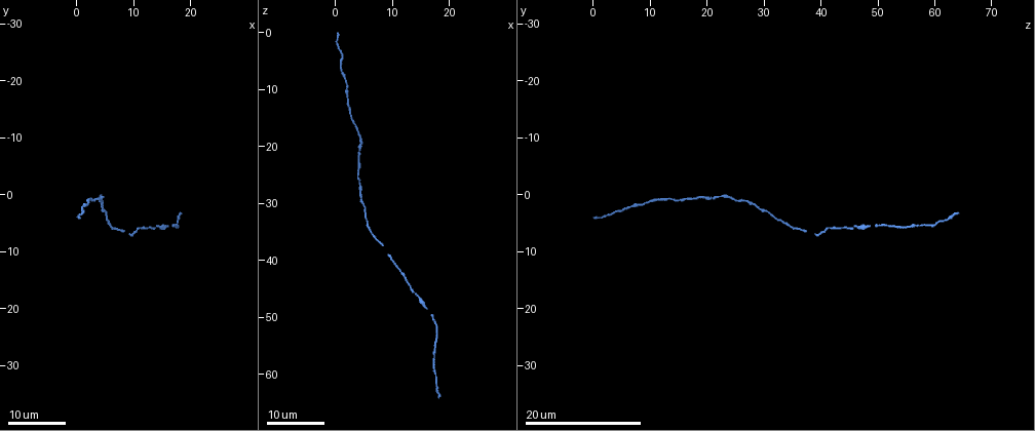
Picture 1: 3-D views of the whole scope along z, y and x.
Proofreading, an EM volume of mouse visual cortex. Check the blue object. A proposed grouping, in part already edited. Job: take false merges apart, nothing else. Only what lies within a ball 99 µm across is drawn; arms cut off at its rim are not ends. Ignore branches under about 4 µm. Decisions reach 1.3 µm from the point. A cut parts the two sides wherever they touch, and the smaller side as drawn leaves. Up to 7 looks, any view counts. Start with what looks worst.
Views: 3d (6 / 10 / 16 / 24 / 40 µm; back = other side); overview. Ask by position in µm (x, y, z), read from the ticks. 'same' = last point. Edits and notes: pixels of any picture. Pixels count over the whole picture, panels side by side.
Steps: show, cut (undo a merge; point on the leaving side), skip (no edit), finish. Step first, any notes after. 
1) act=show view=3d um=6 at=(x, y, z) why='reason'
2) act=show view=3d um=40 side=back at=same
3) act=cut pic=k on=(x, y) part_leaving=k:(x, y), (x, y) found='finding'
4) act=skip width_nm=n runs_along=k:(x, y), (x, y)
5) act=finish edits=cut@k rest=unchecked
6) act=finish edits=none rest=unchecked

act=show view=3d um=24 at=(16.0, 6.0, 48.0) why='calibre changes'

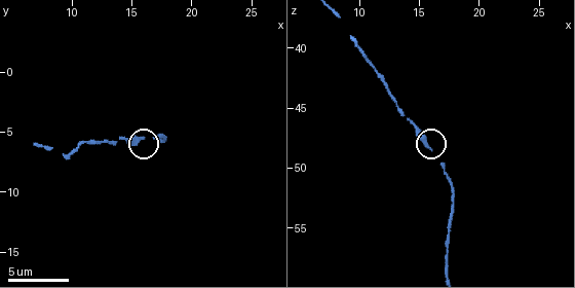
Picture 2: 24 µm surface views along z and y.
act=show view=3d um=6 at=(15.6, 5.8, 48.0)

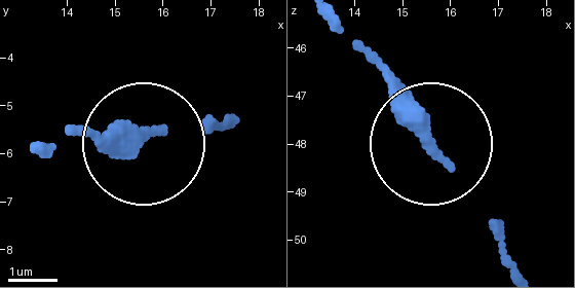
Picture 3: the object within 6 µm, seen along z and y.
act=skip runs_along=3:(46, 148), (226, 123) found='one cell here'

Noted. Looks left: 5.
act=show view=3d um=24 at=(17.5, 5.5, 57.5) why='narrows sharply'

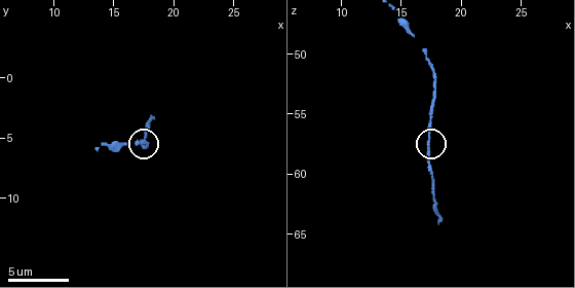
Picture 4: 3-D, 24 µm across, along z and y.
act=show view=3d um=10 at=same

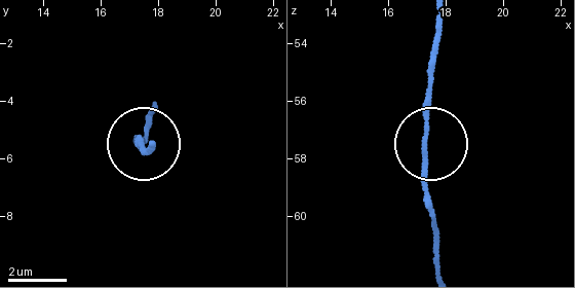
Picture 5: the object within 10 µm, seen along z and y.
act=show view=3d um=6 at=same

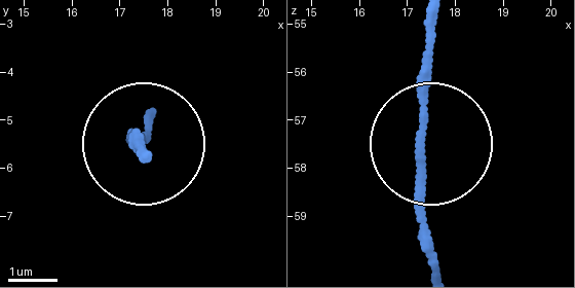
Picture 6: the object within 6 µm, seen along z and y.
act=skip runs_along=6:(438, 26), (426, 63), (434, 267) found='one cell here'

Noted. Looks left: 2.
act=show view=3d um=16 at=(5.5, 4.5, 33.0)

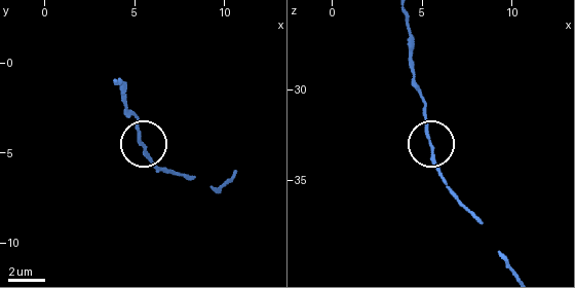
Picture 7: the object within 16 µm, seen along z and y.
act=show view=3d um=6 at=(5.5, 4.7, 33.0)

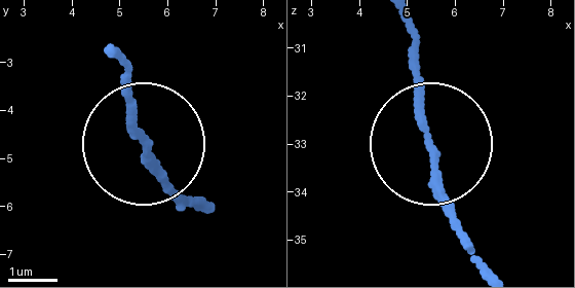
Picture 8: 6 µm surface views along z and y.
act=skip side_arm_um=38 runs_along=8:(142, 143), (175, 209) found='one cell here'

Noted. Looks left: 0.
act=finish edits=none rest=unchecked

